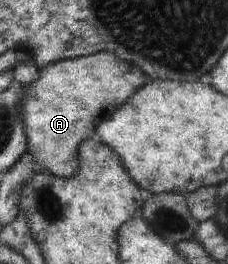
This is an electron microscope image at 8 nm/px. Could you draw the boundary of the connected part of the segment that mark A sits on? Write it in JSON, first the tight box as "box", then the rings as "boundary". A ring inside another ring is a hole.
{"box":[24,52,147,177],"boundary":[[[98,52],[57,61],[40,70],[40,77],[27,85],[28,96],[24,99],[24,120],[26,124],[26,137],[28,140],[27,153],[31,153],[39,167],[59,177],[75,177],[80,170],[79,148],[82,143],[95,136],[98,125],[109,118],[109,114],[131,99],[147,80],[146,74],[135,65],[124,61],[110,52]]]}

